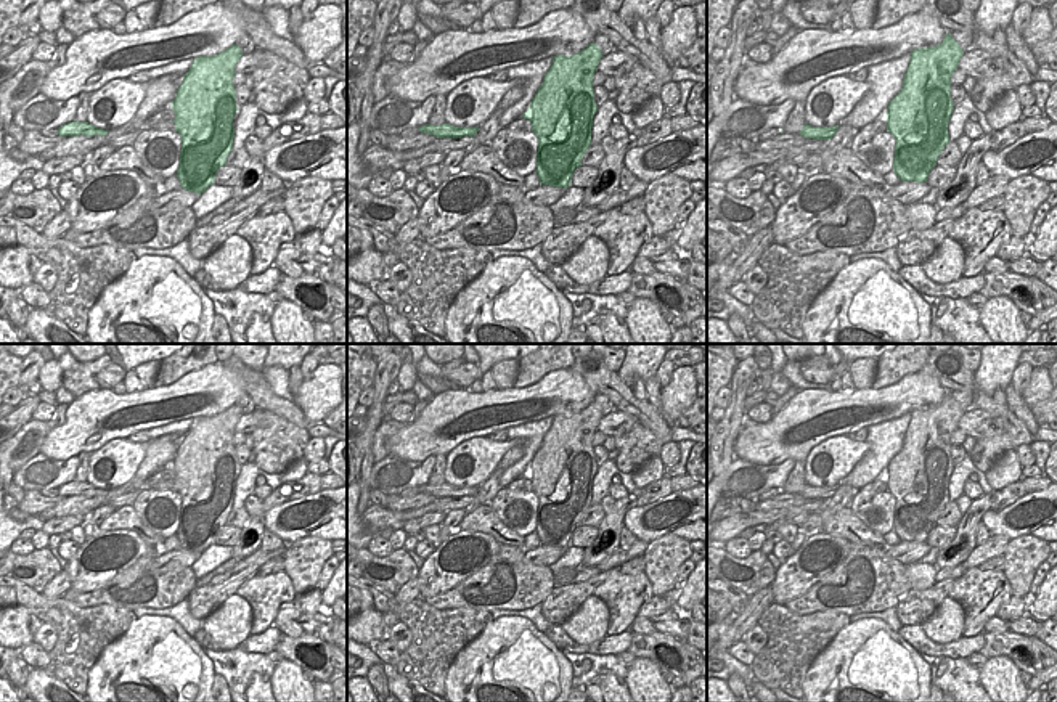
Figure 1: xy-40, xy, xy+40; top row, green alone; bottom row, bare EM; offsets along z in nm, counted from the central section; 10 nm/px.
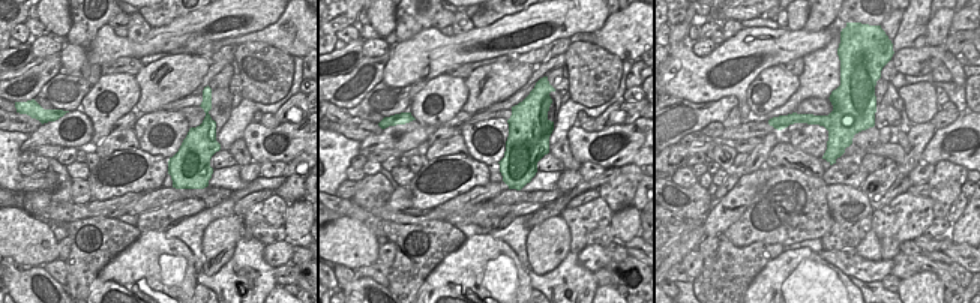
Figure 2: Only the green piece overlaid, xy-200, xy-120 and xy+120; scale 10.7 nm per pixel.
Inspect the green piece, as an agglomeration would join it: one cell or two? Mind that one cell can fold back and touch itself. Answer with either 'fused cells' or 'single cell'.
fused cells

